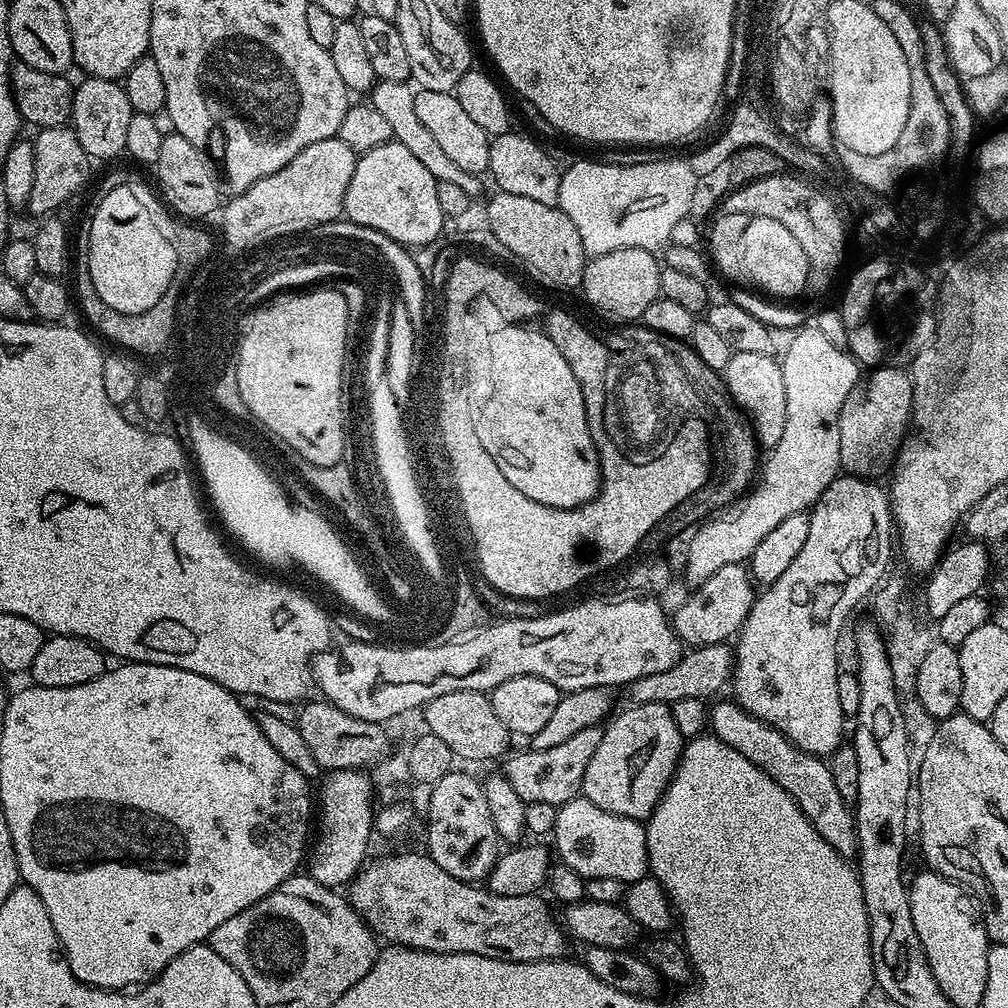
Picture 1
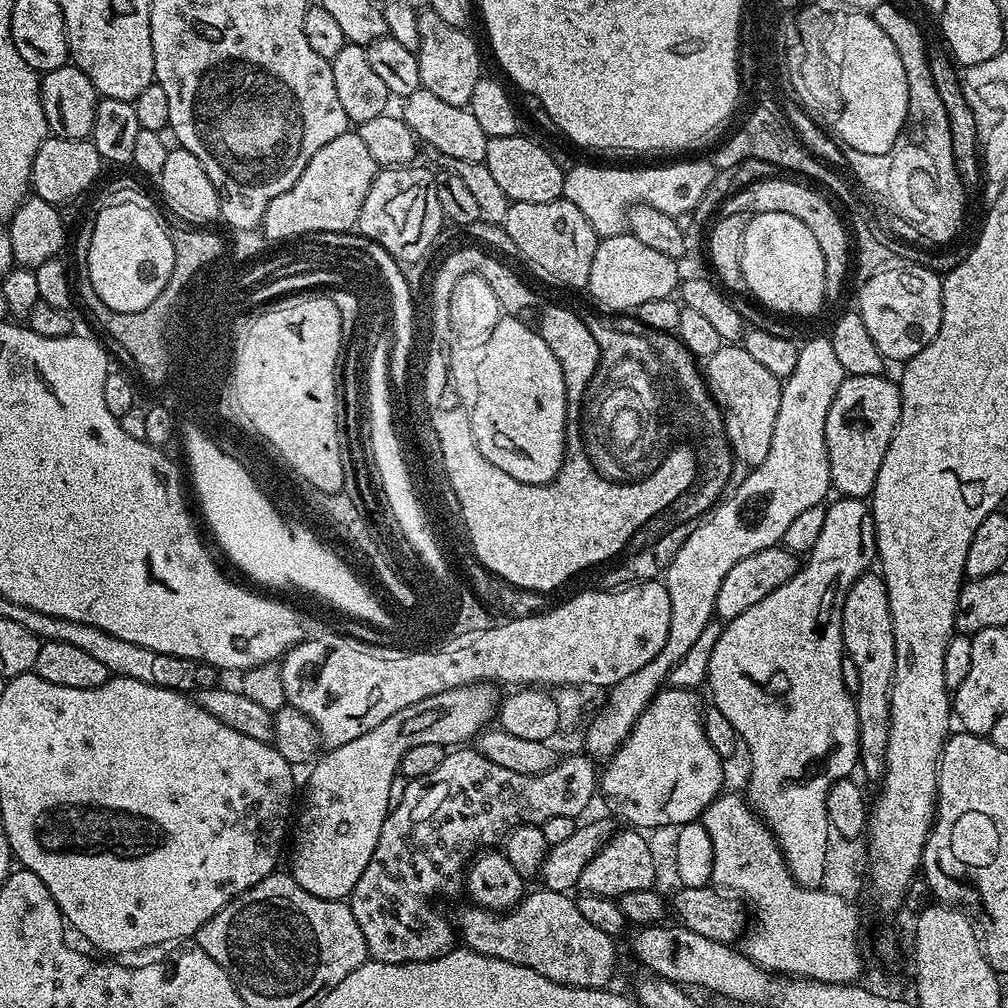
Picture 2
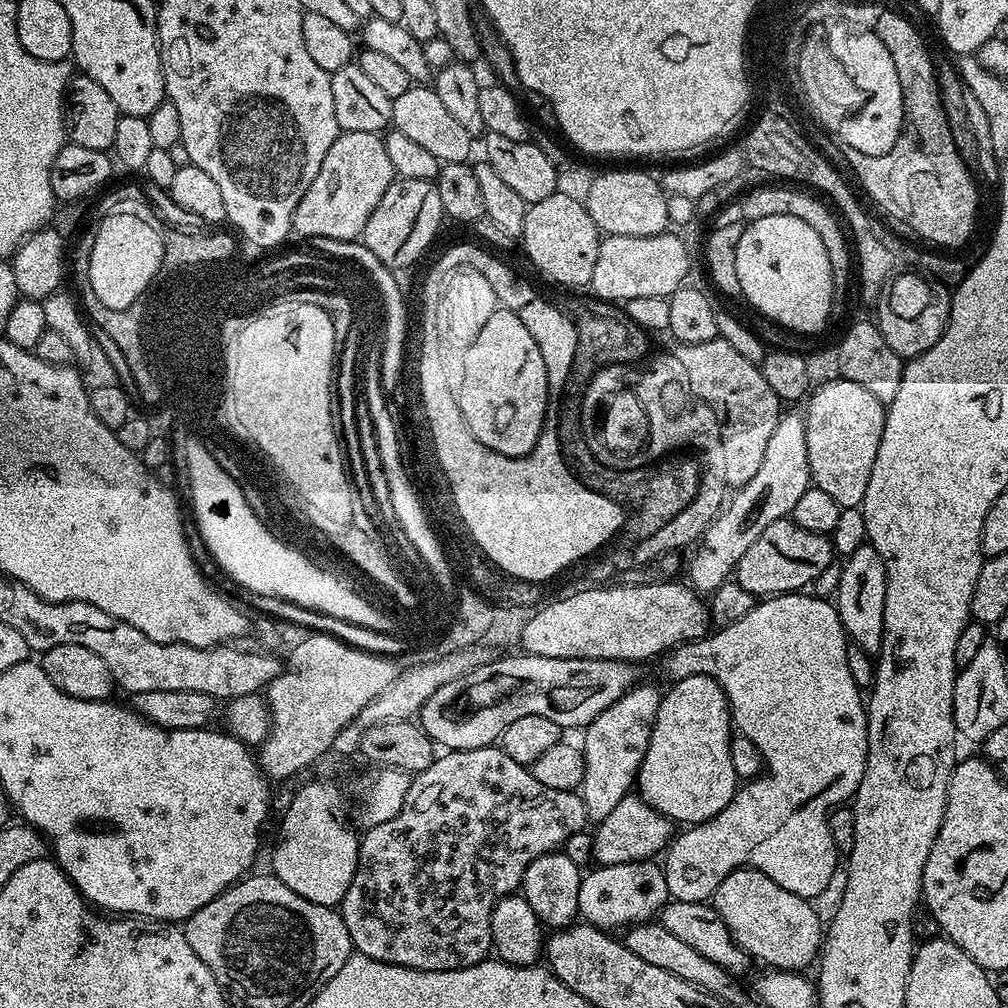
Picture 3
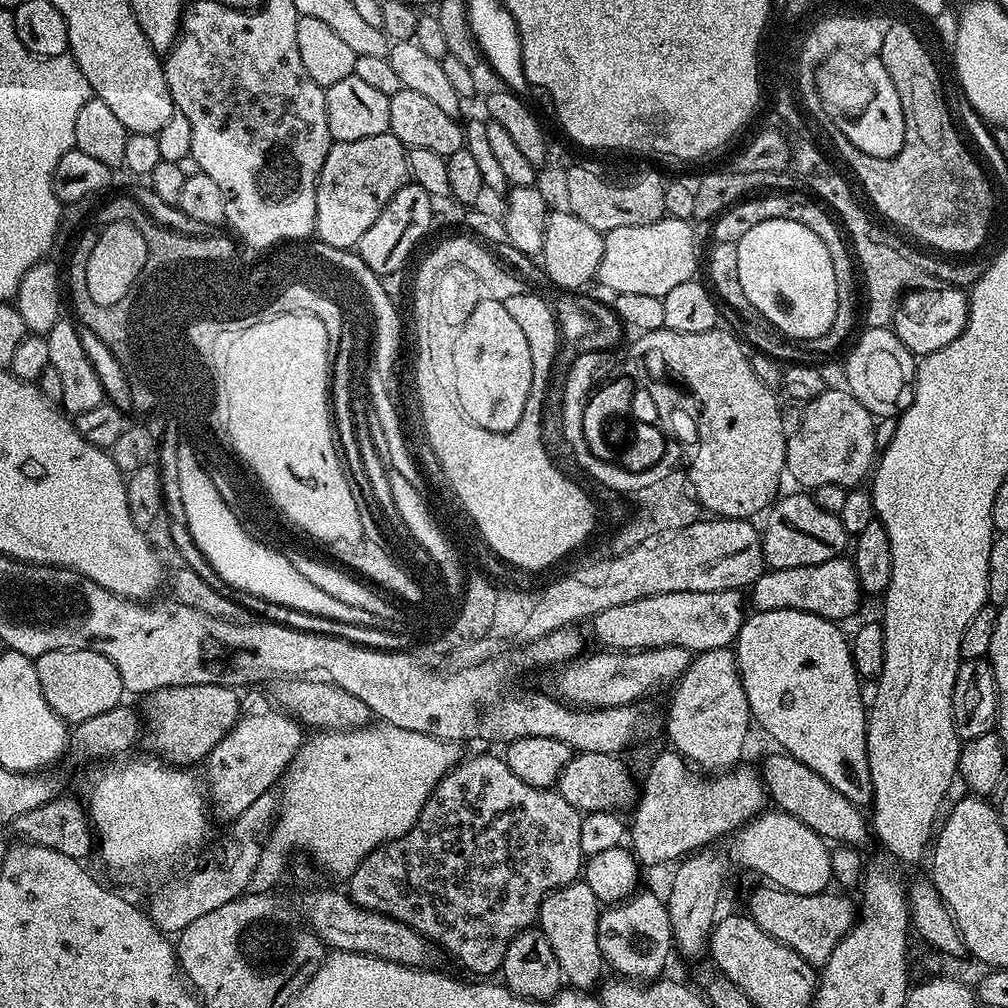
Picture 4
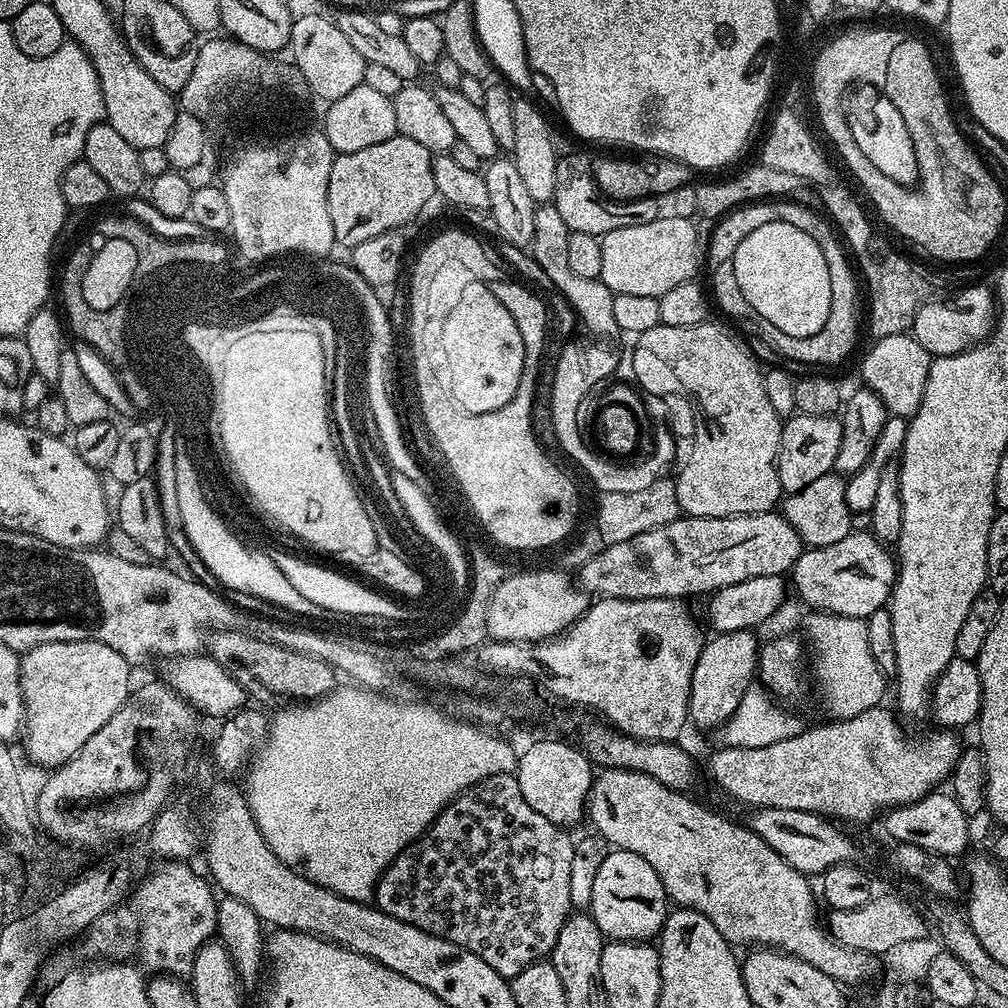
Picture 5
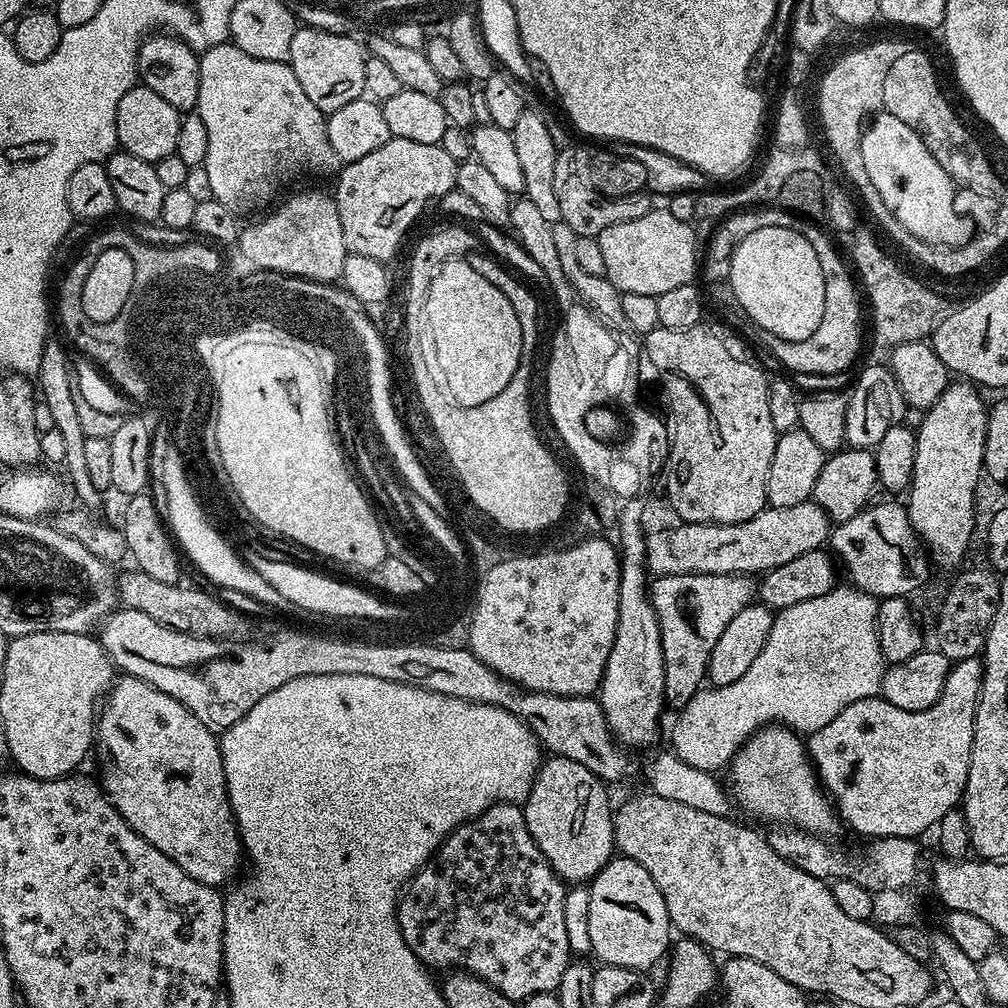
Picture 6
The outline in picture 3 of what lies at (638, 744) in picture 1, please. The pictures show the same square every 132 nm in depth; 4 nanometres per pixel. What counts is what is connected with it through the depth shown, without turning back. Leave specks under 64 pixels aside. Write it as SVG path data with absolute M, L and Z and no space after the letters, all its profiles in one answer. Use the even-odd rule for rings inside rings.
M684 674L671 687L669 692L665 691L660 697L646 758L642 758L638 795L651 808L677 825L691 826L714 818L736 796L738 778L734 774L734 765L730 763L730 742L734 735L734 725L726 694L714 678Z

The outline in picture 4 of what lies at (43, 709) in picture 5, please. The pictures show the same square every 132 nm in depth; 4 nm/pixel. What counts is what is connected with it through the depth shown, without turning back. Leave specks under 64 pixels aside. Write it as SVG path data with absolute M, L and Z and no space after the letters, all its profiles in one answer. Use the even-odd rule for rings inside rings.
M63 648L50 650L35 657L38 682L42 682L42 694L46 702L69 725L81 724L94 714L102 714L125 699L124 683L114 670L114 662L94 650L85 648Z

